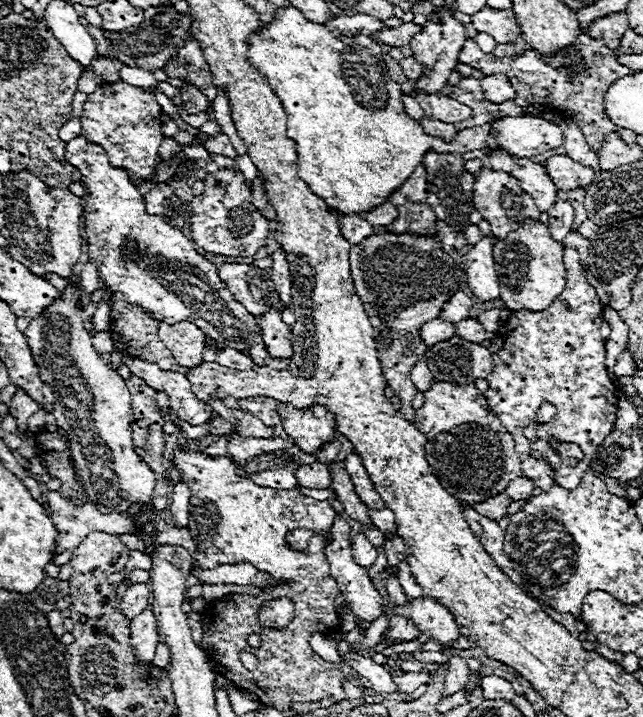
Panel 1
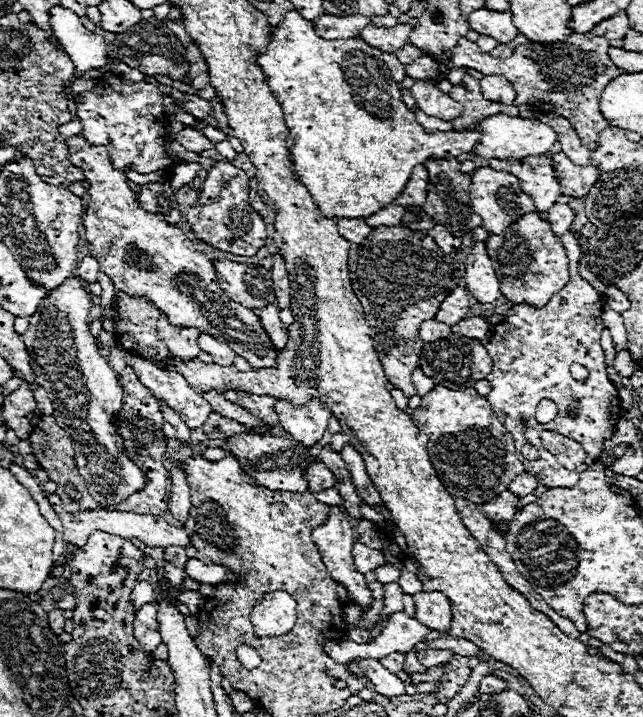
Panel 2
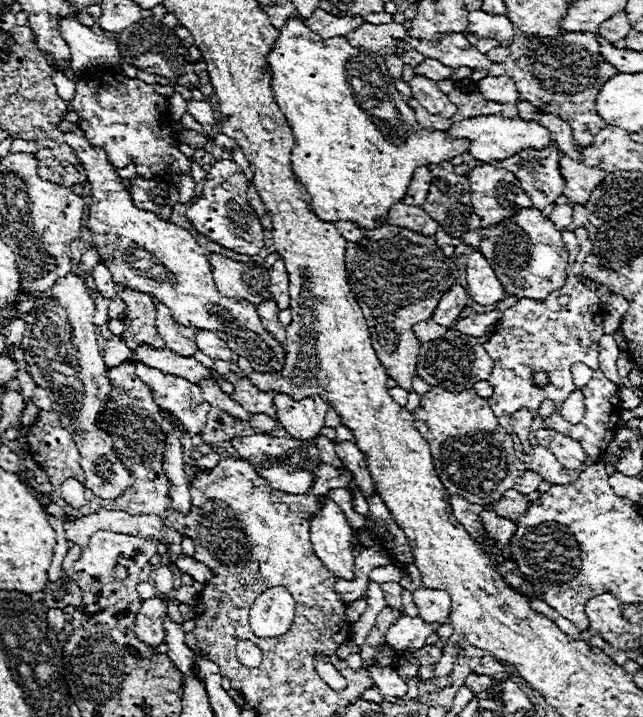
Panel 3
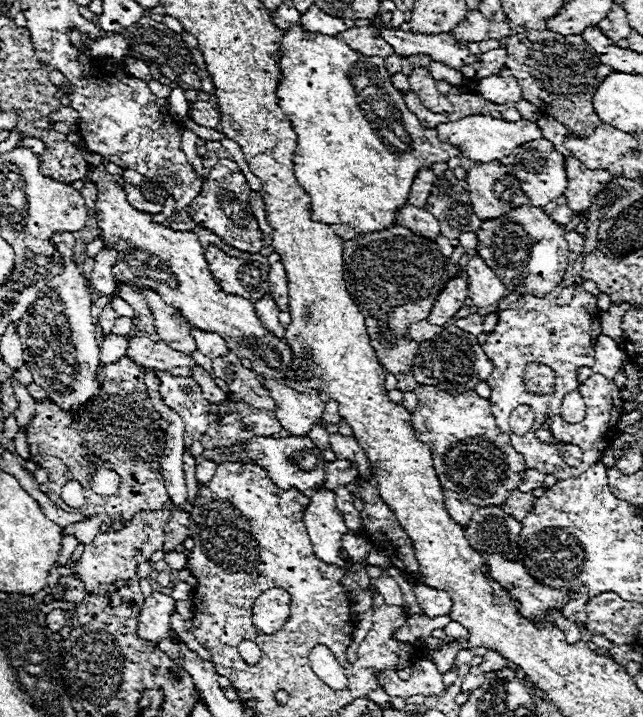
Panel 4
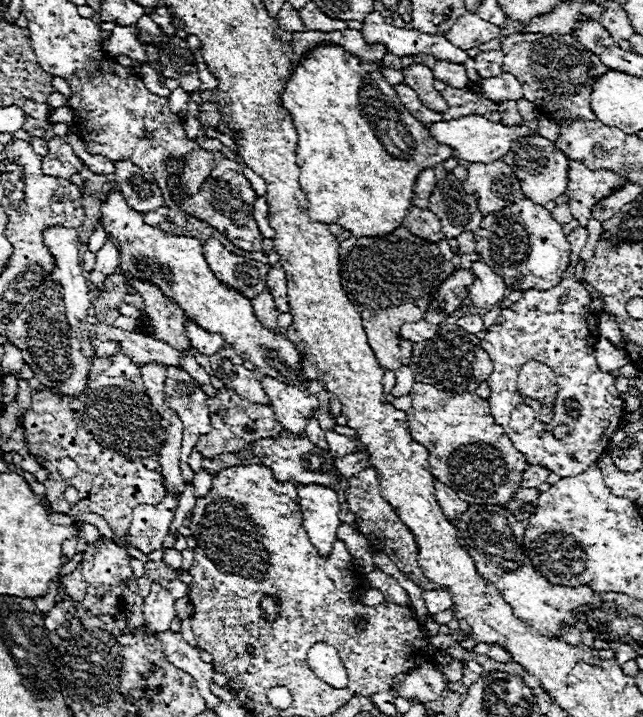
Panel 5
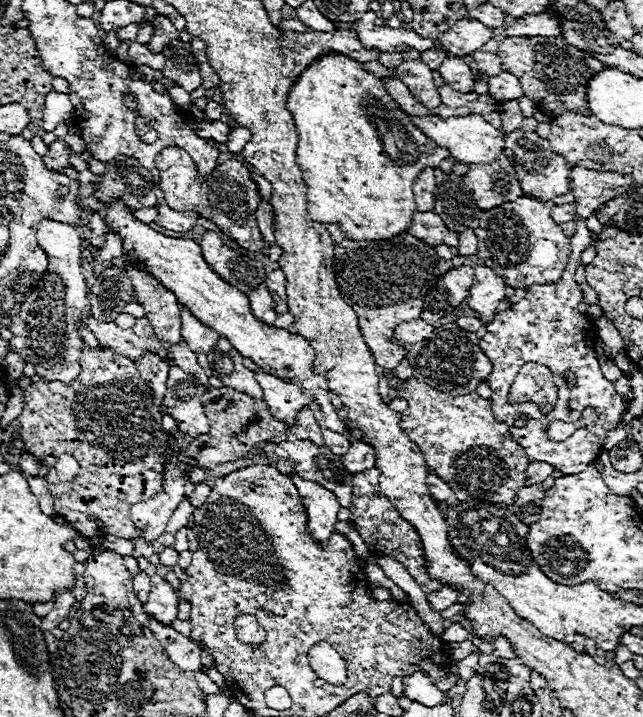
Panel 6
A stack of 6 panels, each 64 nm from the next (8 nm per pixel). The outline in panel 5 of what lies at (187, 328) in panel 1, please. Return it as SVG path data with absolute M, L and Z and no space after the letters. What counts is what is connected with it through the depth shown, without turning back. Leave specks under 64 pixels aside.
M132 278L134 290L144 298L146 314L152 320L158 340L174 346L176 350L190 350L192 344L186 336L186 316L178 304L168 300L158 286Z

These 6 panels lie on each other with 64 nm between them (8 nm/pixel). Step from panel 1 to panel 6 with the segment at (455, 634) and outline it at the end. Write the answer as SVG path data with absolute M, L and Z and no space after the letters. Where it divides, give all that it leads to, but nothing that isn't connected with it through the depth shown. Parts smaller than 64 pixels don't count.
M442 586L438 592L434 592L434 594L428 594L426 598L428 598L428 602L430 602L430 606L432 606L434 610L442 612L442 610L446 610L448 606L456 604L458 592L456 592L456 590L452 590L450 586Z

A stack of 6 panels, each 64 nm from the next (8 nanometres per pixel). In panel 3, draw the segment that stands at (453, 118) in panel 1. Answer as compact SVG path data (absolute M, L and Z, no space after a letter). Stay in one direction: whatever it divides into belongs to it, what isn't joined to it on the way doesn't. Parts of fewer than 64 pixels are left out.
M414 76L410 82L414 98L424 106L430 114L440 114L444 118L452 118L458 112L458 106L450 102L446 94L442 94L434 80L428 80L424 76Z

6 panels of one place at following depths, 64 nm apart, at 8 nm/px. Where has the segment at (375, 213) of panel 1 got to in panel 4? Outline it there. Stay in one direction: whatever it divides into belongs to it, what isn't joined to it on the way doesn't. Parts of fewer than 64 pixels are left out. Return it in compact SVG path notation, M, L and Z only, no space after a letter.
M402 206L402 210L398 210L396 214L396 224L406 226L408 230L414 230L414 234L422 234L426 238L436 238L440 234L440 224L438 220L426 212L424 208L416 208L416 206Z

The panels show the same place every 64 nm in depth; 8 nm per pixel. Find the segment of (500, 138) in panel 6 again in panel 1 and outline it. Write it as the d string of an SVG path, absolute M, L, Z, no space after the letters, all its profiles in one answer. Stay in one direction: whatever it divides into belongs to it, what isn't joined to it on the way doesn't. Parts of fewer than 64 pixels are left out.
M506 116L494 122L486 150L504 150L510 156L530 158L564 144L562 128L540 116Z

